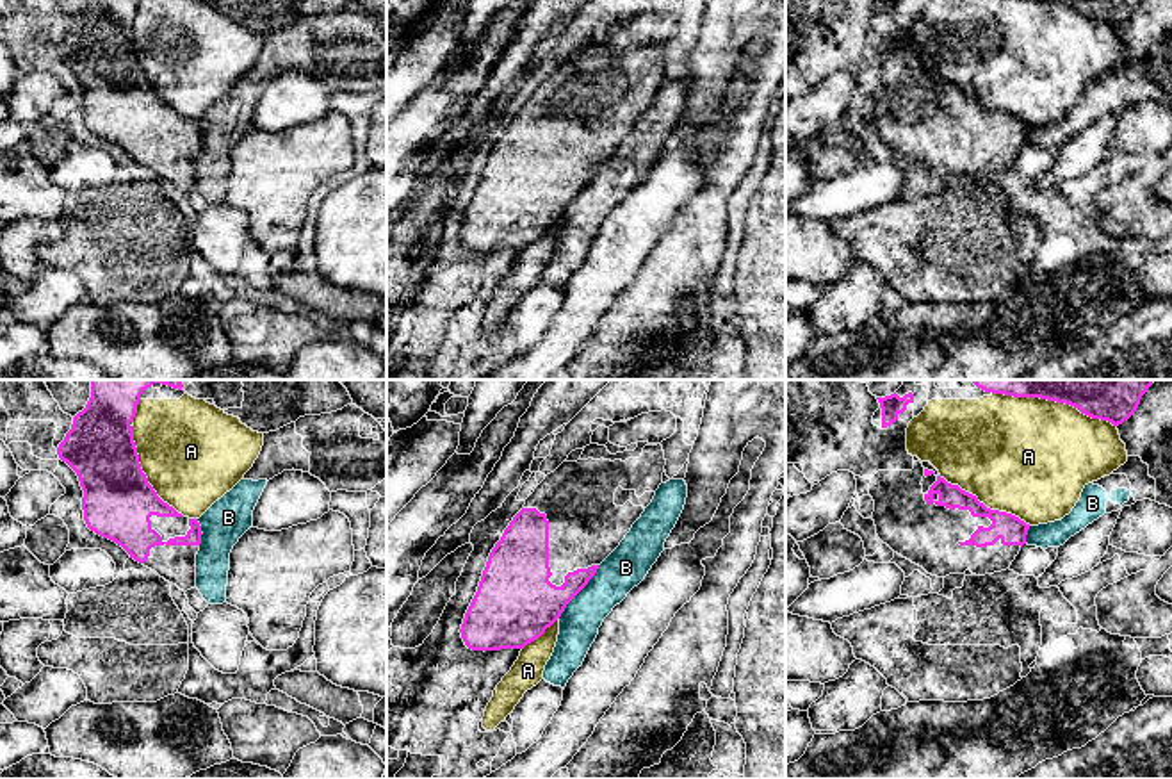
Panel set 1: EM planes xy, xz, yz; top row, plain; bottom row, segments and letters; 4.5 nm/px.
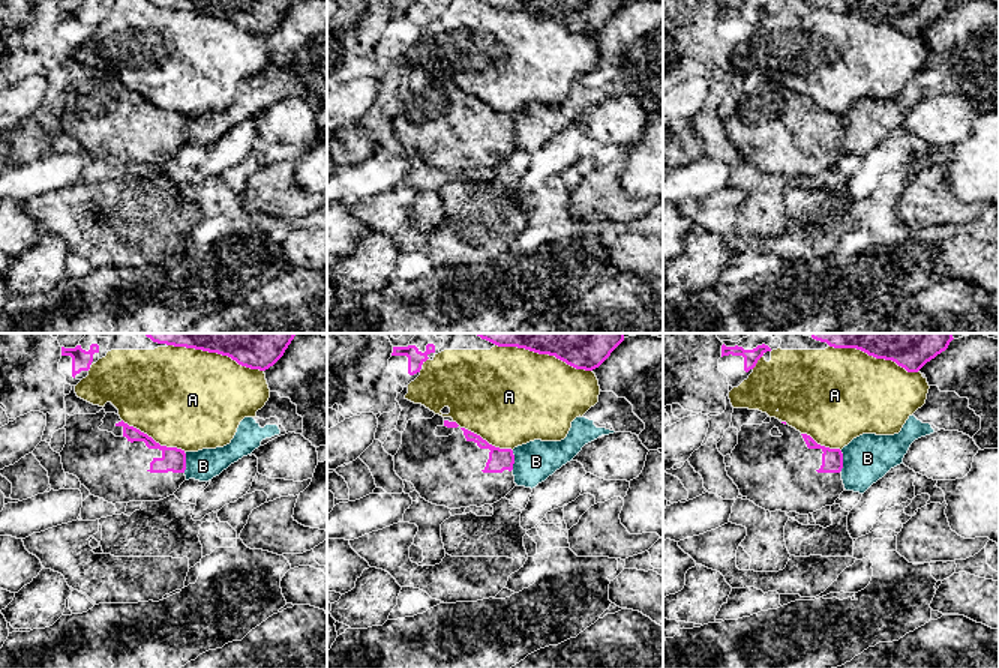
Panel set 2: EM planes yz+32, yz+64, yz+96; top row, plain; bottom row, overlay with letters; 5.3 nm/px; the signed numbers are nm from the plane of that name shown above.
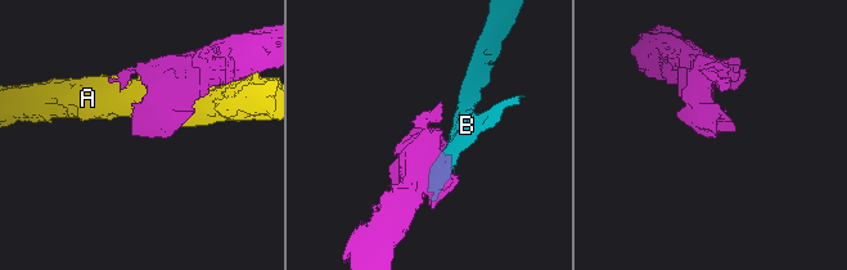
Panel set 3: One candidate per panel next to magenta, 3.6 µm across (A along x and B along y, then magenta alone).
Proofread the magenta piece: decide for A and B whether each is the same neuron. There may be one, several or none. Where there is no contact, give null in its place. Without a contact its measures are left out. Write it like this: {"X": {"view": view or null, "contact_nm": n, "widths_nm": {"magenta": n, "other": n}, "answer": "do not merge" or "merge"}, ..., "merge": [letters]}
{"A": {"view": "xy", "contact_nm": 480, "widths_nm": {"magenta": 320, "other": 460}, "answer": "do not merge"}, "B": {"view": "xz", "contact_nm": 300, "widths_nm": {"magenta": 300, "other": 190}, "answer": "do not merge"}, "merge": []}

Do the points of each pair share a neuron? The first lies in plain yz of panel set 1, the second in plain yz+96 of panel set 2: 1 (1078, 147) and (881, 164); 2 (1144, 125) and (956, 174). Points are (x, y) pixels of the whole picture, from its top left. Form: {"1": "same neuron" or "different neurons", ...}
{"1": "same neuron", "2": "different neurons"}

